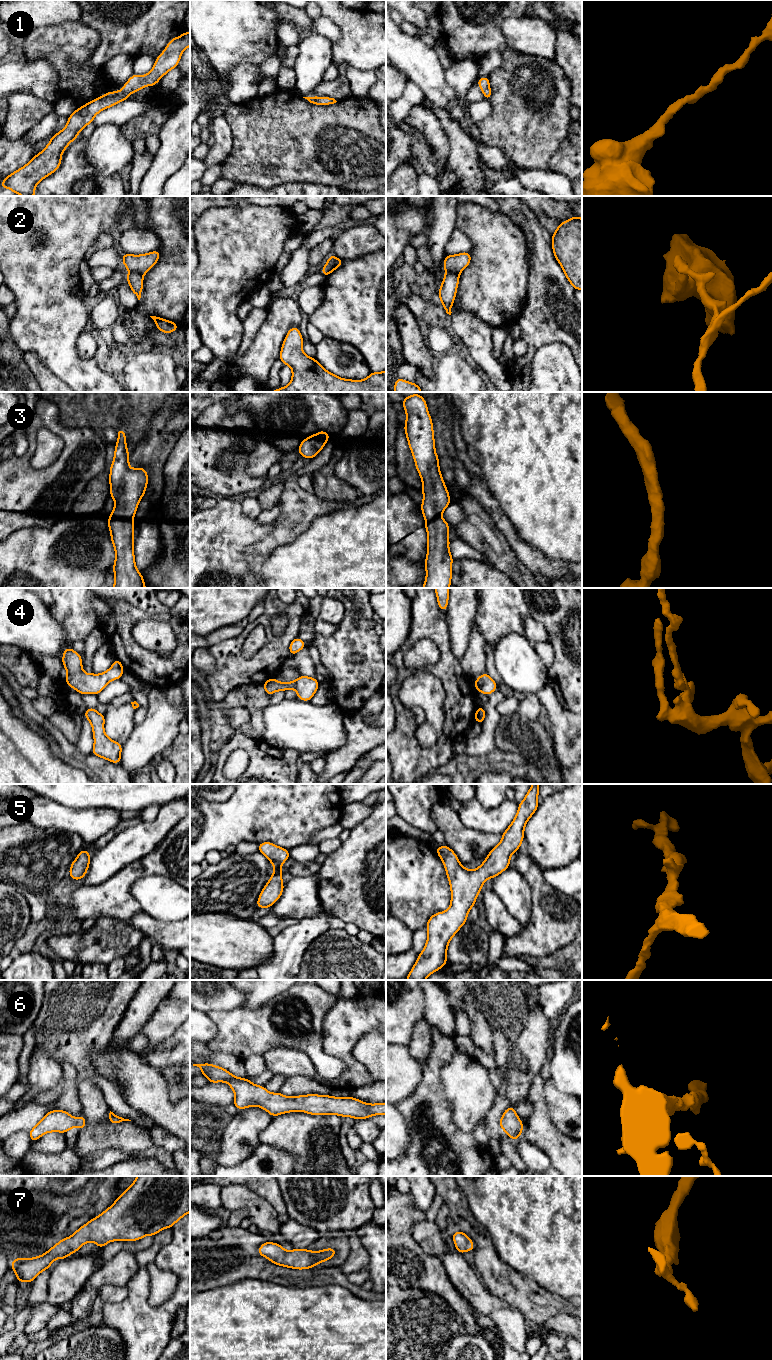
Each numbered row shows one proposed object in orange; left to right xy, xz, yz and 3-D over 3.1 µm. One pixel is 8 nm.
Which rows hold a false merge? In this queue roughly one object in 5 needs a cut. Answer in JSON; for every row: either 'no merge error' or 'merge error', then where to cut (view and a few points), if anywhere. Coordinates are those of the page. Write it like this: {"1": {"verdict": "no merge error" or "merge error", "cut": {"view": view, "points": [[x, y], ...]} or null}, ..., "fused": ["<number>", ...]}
{"1": {"verdict": "no merge error", "cut": null}, "2": {"verdict": "merge error", "cut": {"view": "xz", "points": [[338, 258], [335, 266], [325, 276]]}}, "3": {"verdict": "no merge error", "cut": null}, "4": {"verdict": "no merge error", "cut": null}, "5": {"verdict": "no merge error", "cut": null}, "6": {"verdict": "no merge error", "cut": null}, "7": {"verdict": "no merge error", "cut": null}, "fused": ["2"]}

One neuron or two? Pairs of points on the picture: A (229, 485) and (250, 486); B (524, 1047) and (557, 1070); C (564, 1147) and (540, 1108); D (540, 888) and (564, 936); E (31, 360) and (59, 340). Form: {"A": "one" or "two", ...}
{"A": "one", "B": "two", "C": "one", "D": "one", "E": "two"}

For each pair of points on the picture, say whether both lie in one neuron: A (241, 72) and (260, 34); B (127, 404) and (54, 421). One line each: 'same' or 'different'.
A: different
B: different

